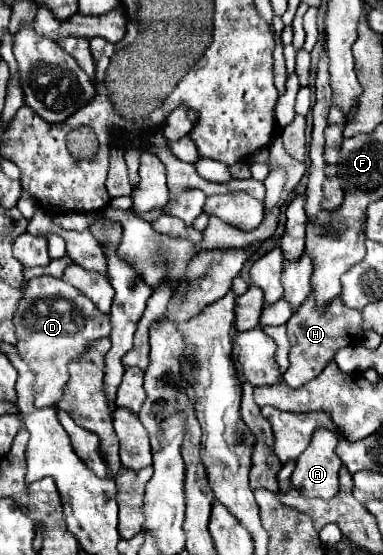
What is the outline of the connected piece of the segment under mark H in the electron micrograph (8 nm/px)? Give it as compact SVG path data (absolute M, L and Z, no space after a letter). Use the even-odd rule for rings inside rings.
M310 294L308 300L292 314L292 318L286 322L286 326L288 326L288 338L290 338L292 348L290 348L290 366L282 374L282 380L290 388L300 388L306 382L310 382L314 376L318 376L334 360L334 354L340 348L344 348L348 344L360 342L362 340L362 334L364 334L360 310L352 310L352 308L344 306L342 296L336 296L320 312L316 308L314 294Z

